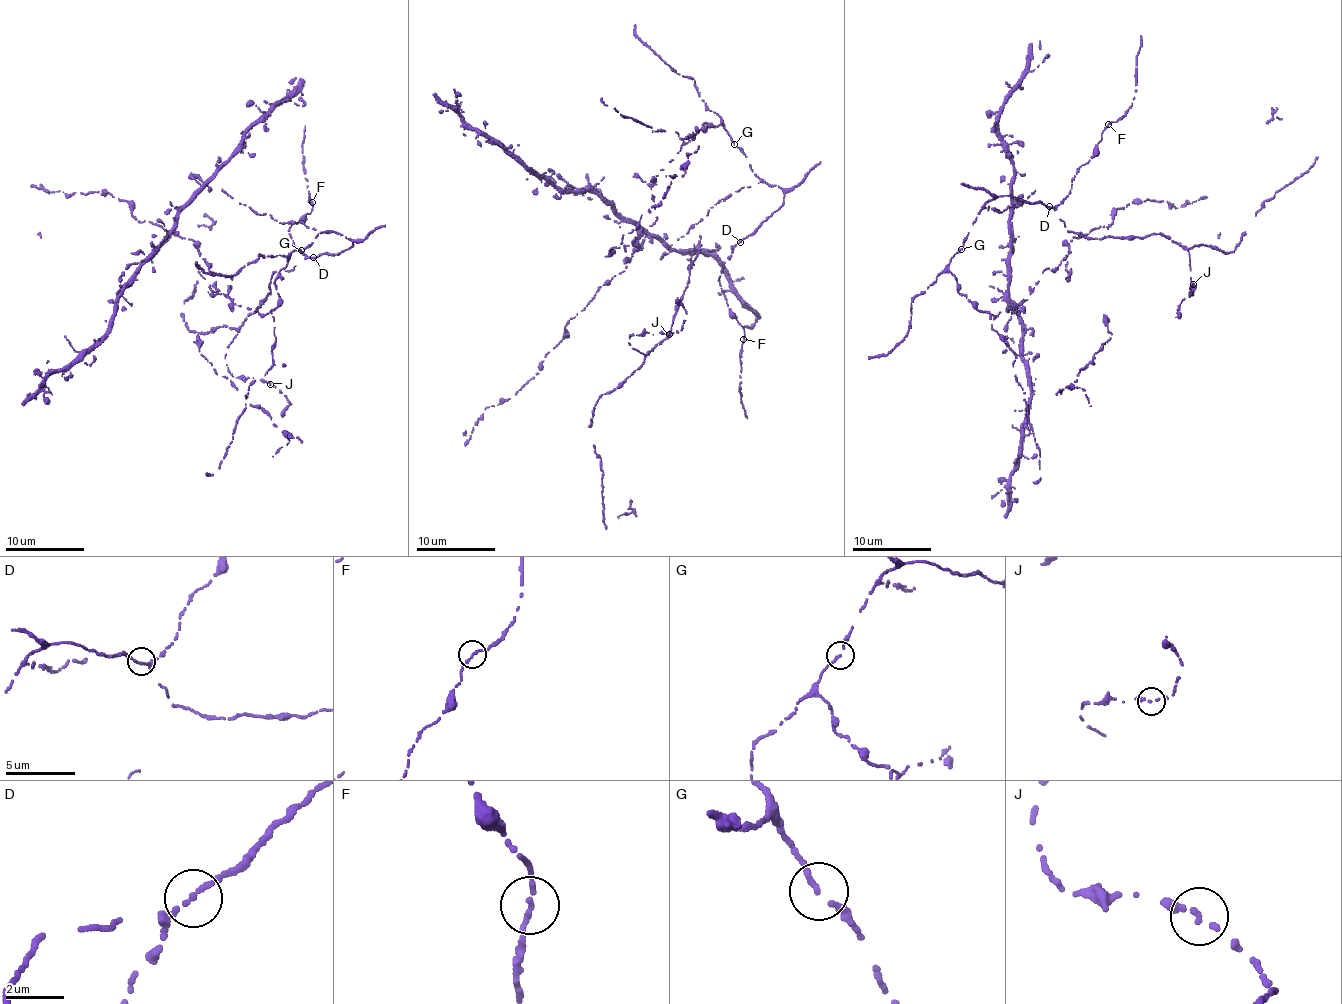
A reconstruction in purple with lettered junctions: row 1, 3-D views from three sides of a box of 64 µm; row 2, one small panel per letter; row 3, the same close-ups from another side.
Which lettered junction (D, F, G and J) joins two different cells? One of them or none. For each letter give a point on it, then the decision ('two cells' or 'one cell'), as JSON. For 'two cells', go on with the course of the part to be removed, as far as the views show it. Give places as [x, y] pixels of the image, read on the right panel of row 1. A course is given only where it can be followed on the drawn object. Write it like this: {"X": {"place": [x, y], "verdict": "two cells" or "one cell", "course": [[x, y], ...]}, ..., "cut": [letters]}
{"D": {"place": [1049, 206], "verdict": "one cell"}, "F": {"place": [1108, 124], "verdict": "one cell"}, "G": {"place": [961, 249], "verdict": "one cell"}, "J": {"place": [1193, 284], "verdict": "one cell"}, "cut": []}

